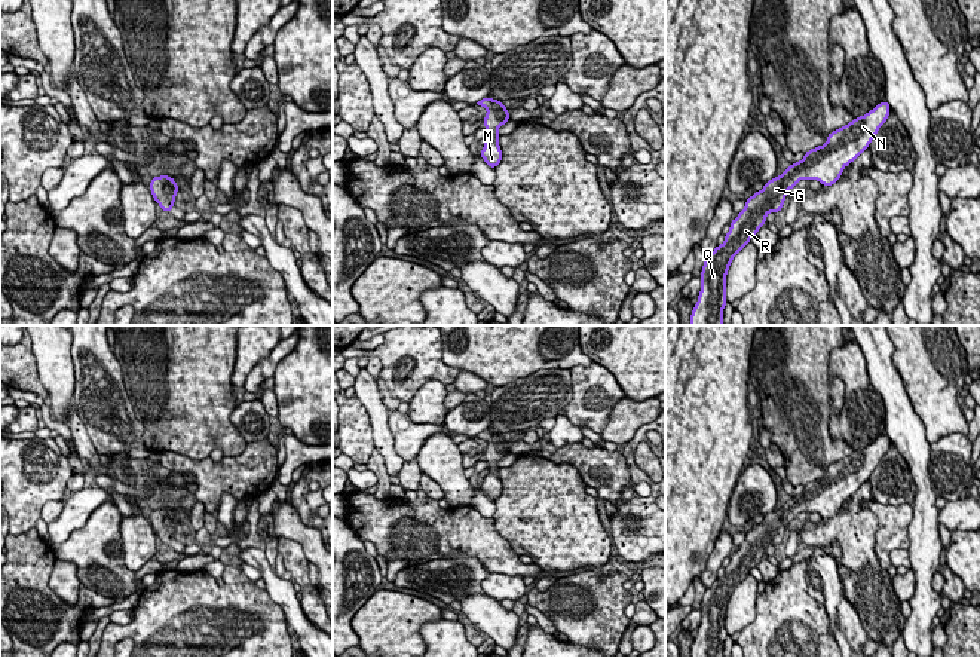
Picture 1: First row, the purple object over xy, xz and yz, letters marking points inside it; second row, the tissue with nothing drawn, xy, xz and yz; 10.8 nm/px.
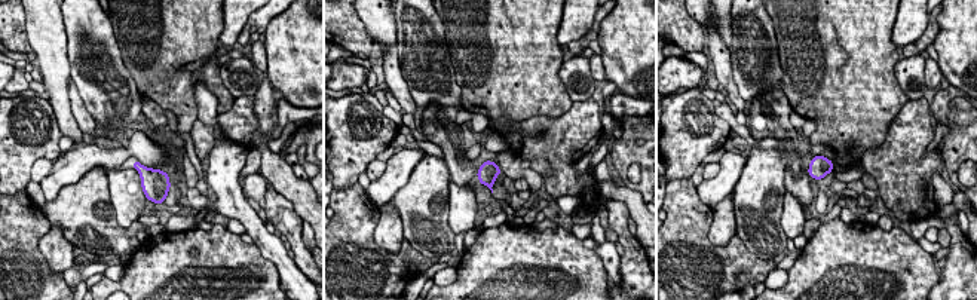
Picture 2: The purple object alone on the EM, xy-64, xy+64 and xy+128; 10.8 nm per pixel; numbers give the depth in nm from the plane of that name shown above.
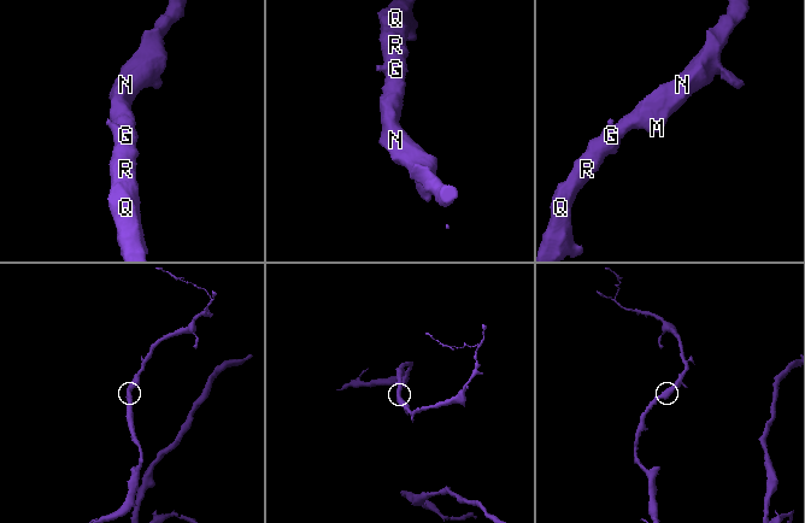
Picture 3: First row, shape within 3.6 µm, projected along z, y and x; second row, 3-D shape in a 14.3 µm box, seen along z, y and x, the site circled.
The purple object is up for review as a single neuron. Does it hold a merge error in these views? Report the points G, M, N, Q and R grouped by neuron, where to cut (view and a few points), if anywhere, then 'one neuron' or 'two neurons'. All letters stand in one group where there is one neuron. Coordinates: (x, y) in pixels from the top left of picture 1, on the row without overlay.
G M N Q R; no cut; one neuron

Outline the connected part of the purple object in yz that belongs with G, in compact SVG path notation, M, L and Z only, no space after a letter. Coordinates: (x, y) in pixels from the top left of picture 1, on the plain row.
M879 435L864 449L830 465L827 475L811 481L803 492L791 496L781 508L765 515L745 533L744 542L729 556L725 575L705 590L701 605L701 624L690 646L690 658L723 658L726 633L726 607L734 590L757 567L769 545L783 544L785 529L800 512L818 512L833 518L843 501L854 495L886 455L891 440Z

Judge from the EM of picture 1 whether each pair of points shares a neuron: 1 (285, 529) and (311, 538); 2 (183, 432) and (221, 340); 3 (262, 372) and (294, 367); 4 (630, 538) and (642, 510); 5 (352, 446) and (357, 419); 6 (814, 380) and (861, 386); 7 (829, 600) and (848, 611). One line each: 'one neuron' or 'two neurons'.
1: one neuron
2: one neuron
3: two neurons
4: one neuron
5: one neuron
6: two neurons
7: two neurons

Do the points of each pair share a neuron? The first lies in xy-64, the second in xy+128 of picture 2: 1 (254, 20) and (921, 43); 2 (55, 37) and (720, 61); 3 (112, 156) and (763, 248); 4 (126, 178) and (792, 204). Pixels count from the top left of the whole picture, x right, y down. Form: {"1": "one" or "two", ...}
{"1": "one", "2": "two", "3": "two", "4": "one"}

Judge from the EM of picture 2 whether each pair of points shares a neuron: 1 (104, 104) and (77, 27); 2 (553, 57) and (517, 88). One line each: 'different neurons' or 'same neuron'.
1: same neuron
2: same neuron

